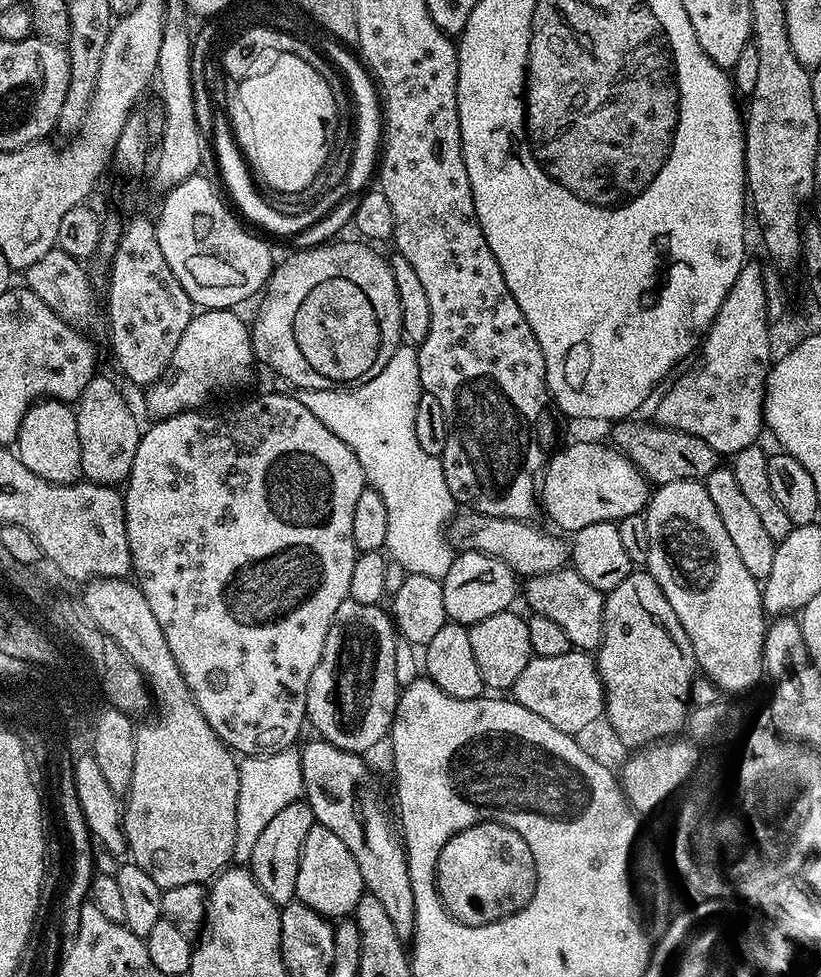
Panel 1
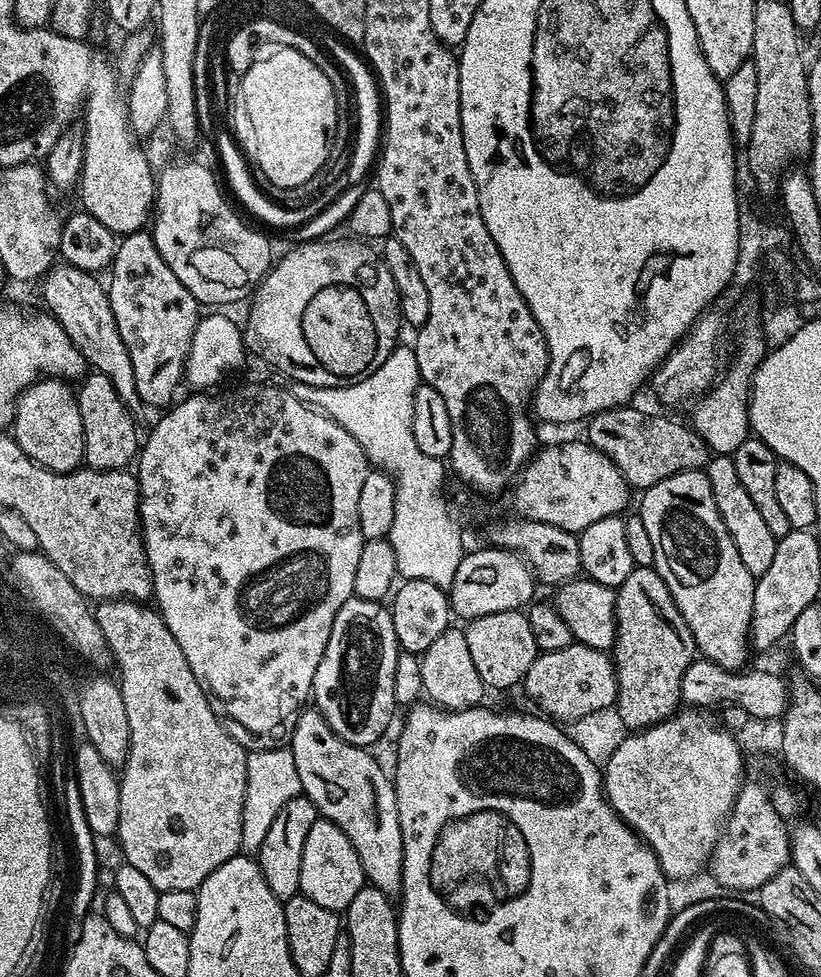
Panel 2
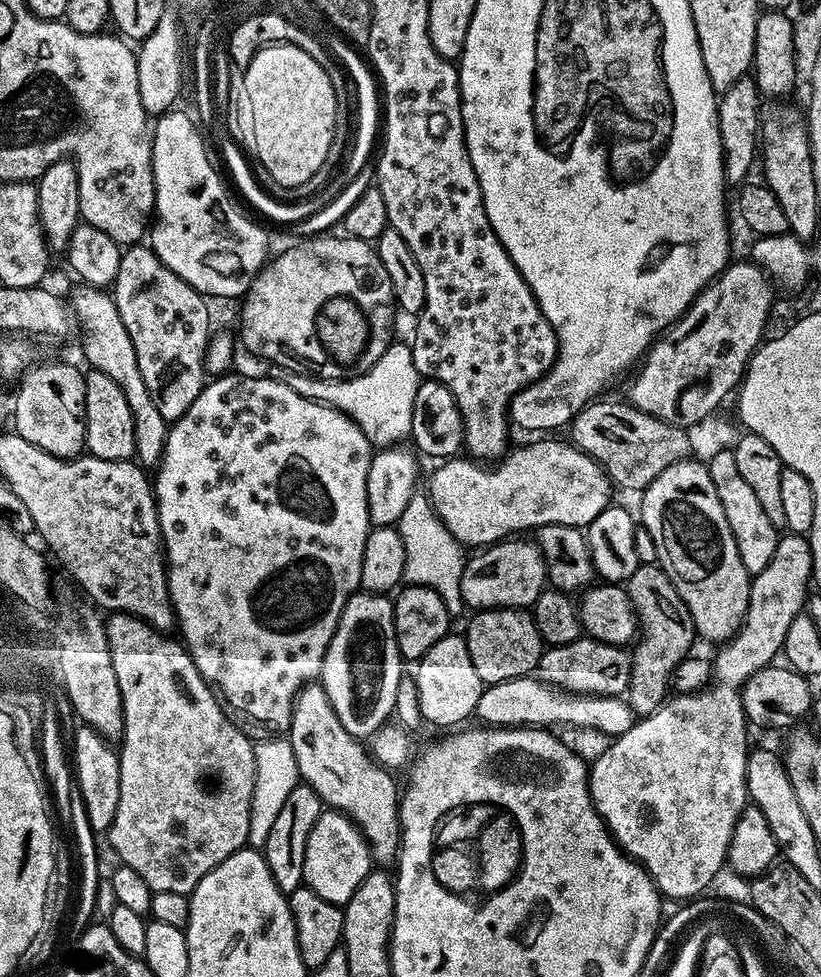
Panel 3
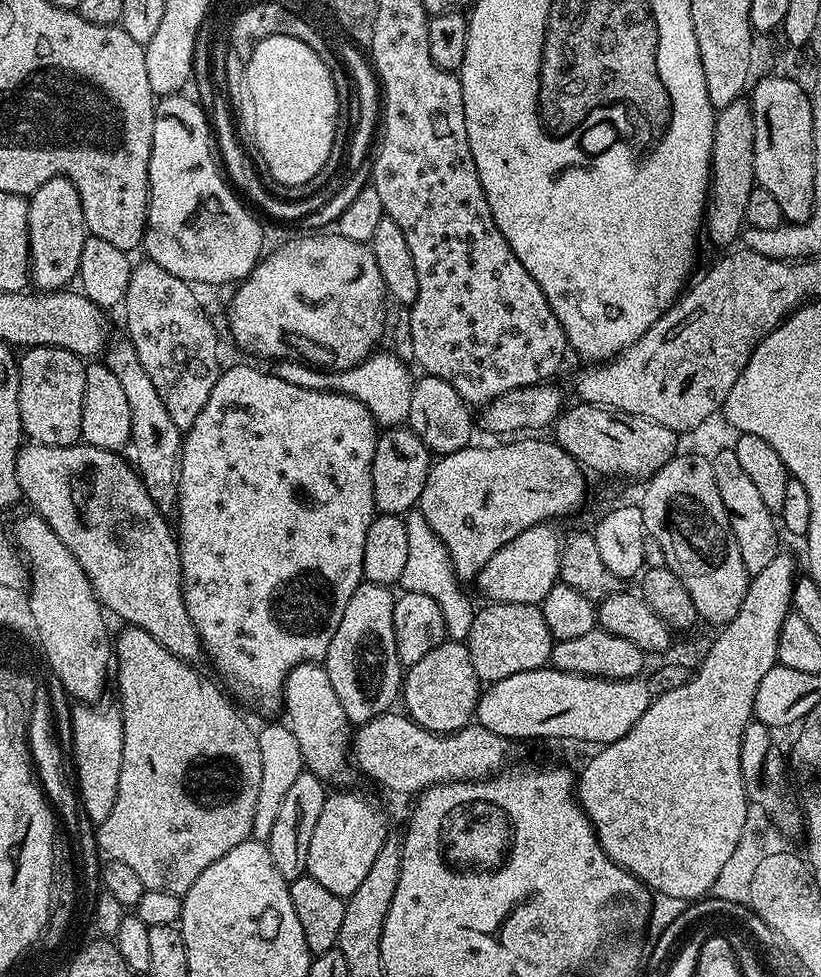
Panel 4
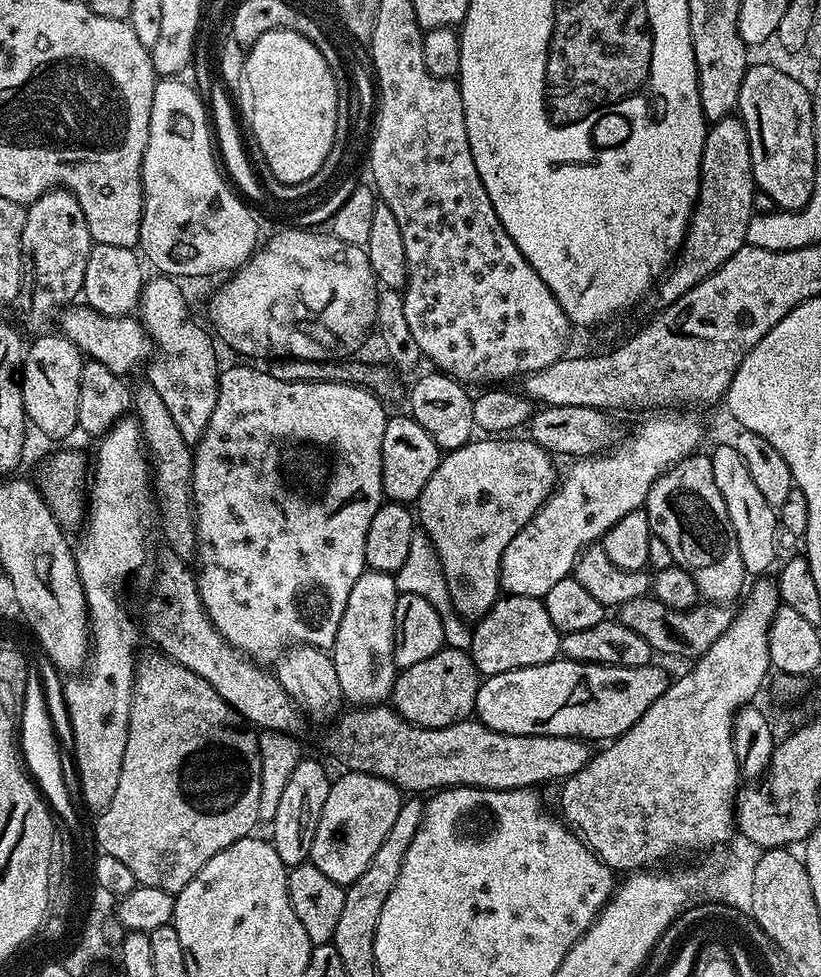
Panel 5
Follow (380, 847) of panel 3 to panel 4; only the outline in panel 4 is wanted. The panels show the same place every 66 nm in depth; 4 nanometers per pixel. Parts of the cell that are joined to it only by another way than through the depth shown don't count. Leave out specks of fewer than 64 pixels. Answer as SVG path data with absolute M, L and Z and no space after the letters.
M323 663L299 664L288 671L284 683L282 705L288 728L298 738L298 750L302 752L304 767L313 772L319 780L332 786L340 786L350 769L350 725L334 686L330 686L330 674Z

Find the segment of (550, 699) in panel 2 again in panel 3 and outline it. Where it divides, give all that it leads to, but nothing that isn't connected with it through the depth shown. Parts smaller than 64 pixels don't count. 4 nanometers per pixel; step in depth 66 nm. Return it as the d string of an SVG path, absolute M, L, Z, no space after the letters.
M587 634L569 644L545 647L538 669L539 679L553 688L578 695L614 697L623 697L627 693L631 673L632 658L627 647L594 640Z

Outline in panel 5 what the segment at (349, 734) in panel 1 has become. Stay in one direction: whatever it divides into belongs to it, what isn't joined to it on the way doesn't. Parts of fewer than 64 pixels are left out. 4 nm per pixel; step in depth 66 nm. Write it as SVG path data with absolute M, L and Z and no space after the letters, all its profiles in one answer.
M365 570L350 598L346 598L346 610L342 622L338 622L338 634L334 638L330 655L334 671L338 674L338 686L342 686L344 700L352 706L371 706L387 701L392 695L392 683L398 669L394 662L394 606L398 595L397 577L390 572Z

